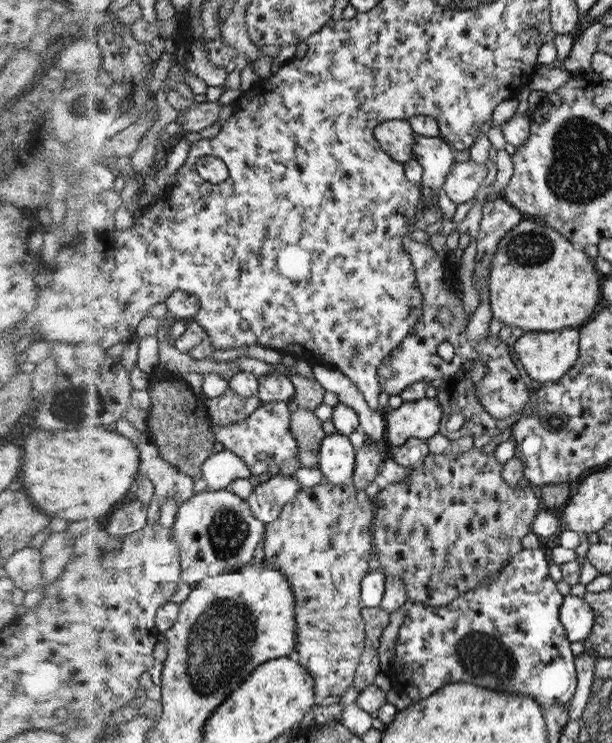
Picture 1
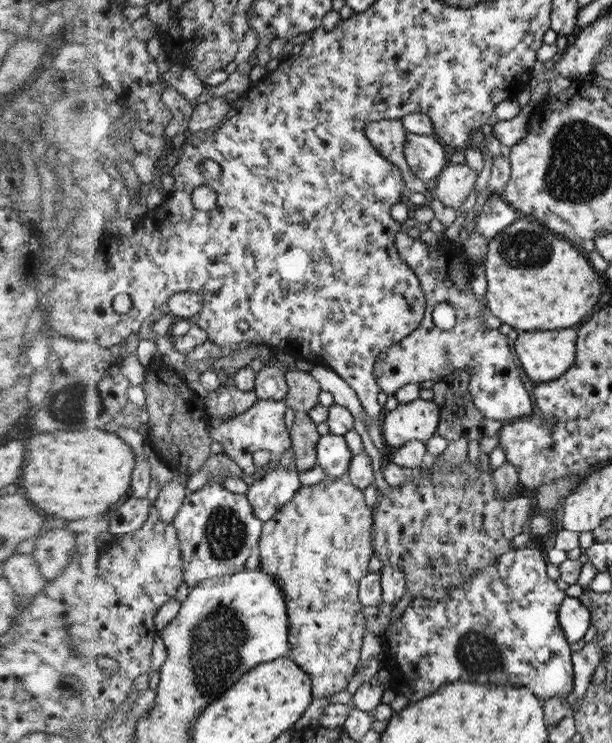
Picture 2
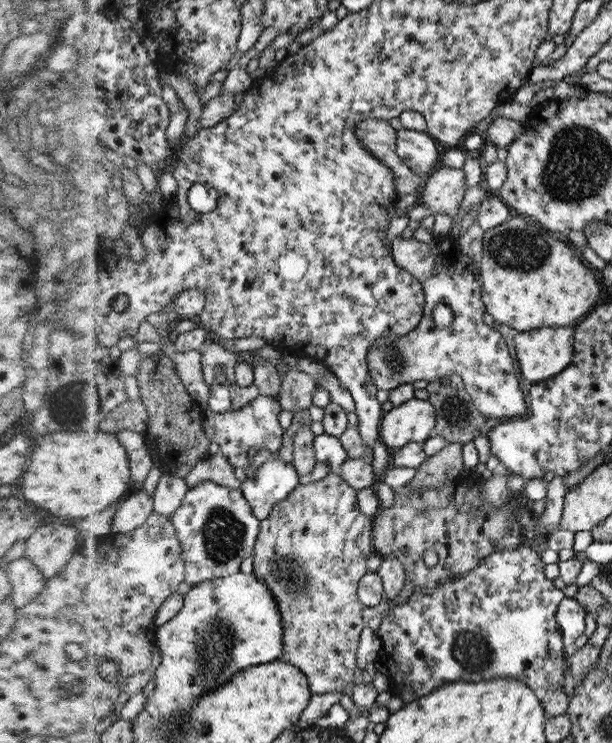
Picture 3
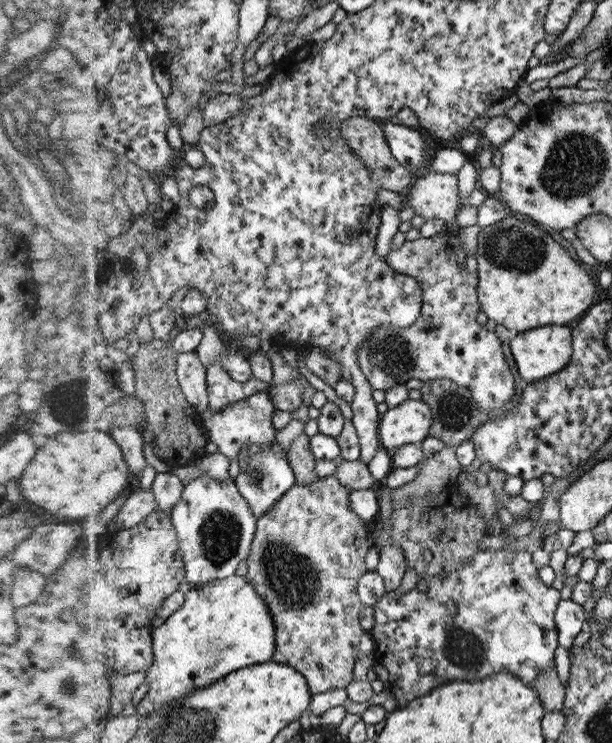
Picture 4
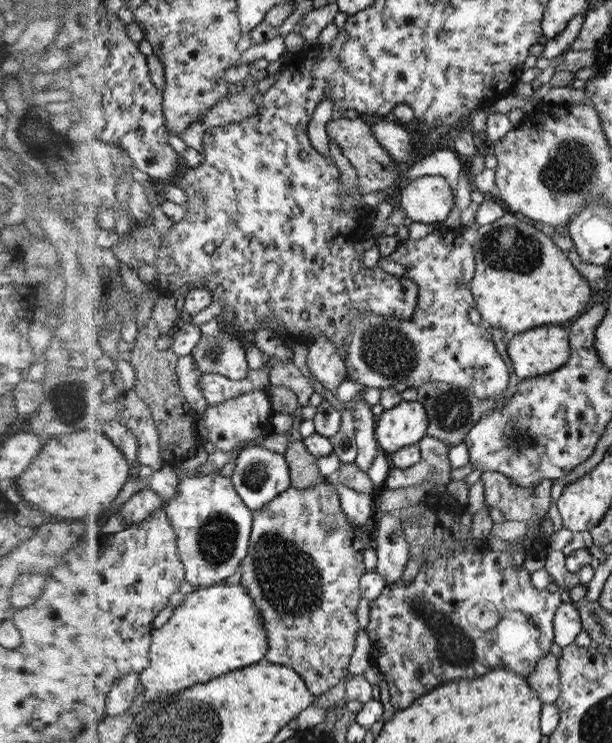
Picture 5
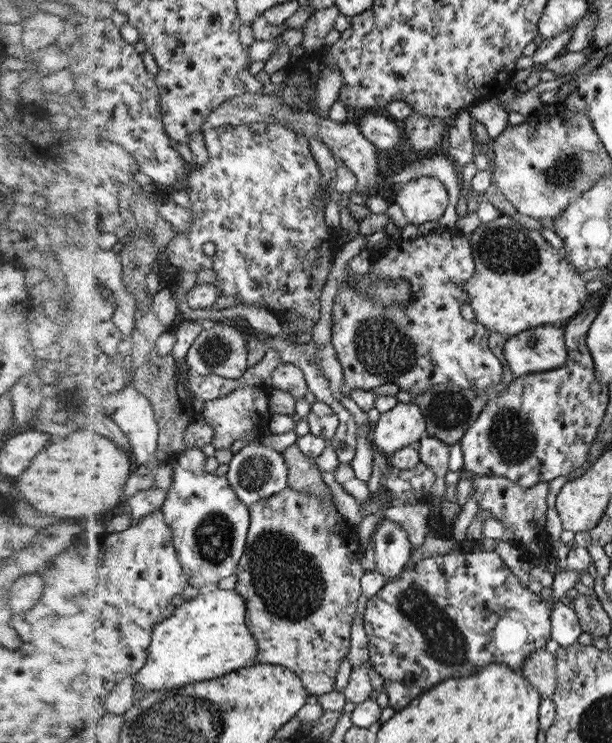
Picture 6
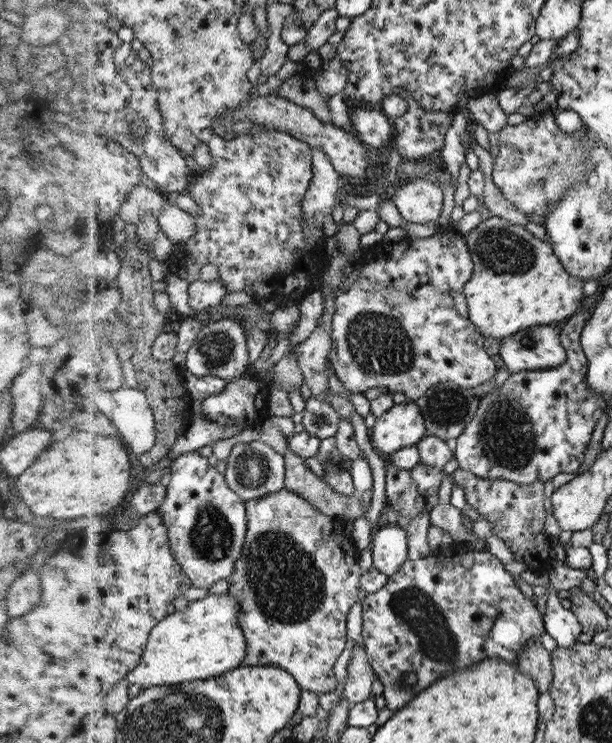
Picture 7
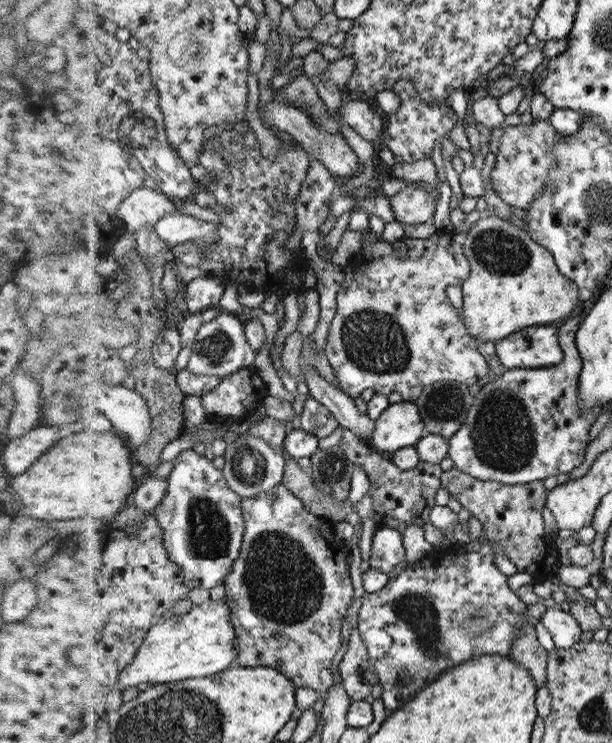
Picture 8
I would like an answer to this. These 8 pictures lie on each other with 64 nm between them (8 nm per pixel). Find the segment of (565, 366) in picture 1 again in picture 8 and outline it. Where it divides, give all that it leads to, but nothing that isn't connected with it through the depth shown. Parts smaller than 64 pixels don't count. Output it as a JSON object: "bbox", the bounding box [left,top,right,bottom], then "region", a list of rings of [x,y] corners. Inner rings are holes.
{"bbox":[496,326,562,370],"region":[[[533,326],[496,341],[496,355],[510,370],[554,367],[562,362],[556,326]]]}

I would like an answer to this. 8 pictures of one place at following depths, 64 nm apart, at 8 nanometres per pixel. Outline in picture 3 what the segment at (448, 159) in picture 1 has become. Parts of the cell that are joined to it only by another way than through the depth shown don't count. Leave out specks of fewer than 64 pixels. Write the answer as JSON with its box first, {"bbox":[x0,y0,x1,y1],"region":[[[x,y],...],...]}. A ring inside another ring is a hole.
{"bbox":[397,126,441,179],"region":[[[400,126],[397,133],[397,152],[413,169],[414,174],[426,179],[441,166],[438,145],[436,146],[434,138],[427,132],[408,130]]]}

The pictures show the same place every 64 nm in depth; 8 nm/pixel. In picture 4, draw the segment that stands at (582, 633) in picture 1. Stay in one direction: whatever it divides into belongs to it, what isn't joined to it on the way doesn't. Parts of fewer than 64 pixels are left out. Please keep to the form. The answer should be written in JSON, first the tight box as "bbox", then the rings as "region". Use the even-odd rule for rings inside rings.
{"bbox":[556,599,584,648],"region":[[[572,599],[561,600],[556,612],[556,623],[562,648],[572,648],[574,638],[582,632],[584,619],[584,609],[581,604]]]}

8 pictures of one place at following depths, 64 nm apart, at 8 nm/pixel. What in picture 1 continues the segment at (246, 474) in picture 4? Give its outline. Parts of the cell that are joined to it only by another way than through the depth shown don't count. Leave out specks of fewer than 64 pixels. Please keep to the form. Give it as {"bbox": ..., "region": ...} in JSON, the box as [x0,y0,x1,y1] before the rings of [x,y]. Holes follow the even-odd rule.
{"bbox":[250,475,302,526],"region":[[[296,475],[292,477],[274,476],[270,481],[262,482],[250,496],[253,512],[268,526],[281,519],[286,506],[302,492]]]}

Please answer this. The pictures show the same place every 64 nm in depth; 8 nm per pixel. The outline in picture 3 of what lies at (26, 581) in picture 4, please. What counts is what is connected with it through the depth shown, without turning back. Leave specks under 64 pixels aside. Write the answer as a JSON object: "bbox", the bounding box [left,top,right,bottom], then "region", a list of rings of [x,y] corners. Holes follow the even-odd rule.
{"bbox":[4,557,47,608],"region":[[[26,557],[12,560],[4,567],[13,591],[13,603],[16,608],[29,604],[30,600],[38,597],[44,589],[47,579],[38,567]]]}

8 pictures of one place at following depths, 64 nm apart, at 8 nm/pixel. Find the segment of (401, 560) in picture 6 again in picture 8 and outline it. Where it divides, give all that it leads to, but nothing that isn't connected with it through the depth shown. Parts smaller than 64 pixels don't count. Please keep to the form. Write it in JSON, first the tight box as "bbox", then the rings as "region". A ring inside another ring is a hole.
{"bbox":[370,528,404,574],"region":[[[382,528],[372,538],[370,567],[390,574],[396,564],[404,560],[404,544],[401,529]]]}

